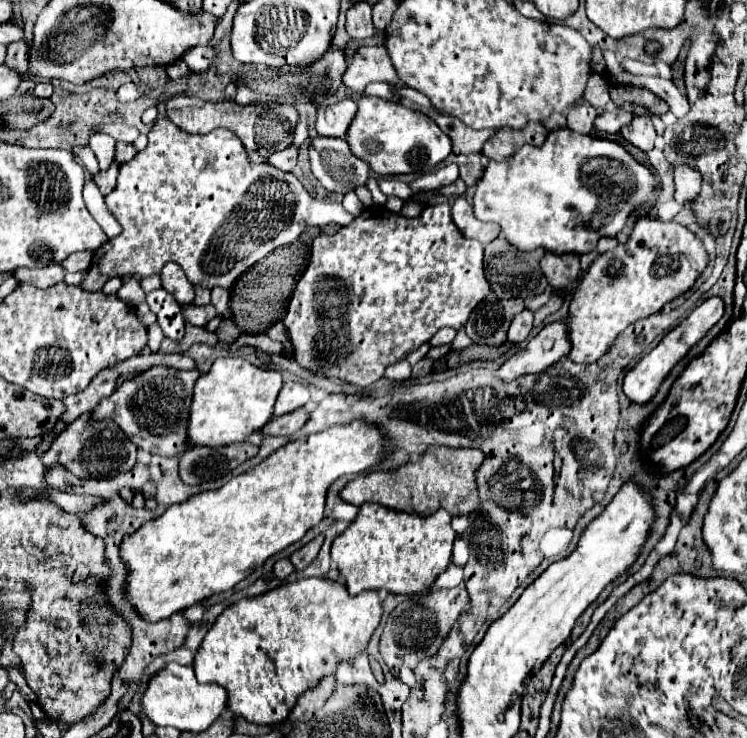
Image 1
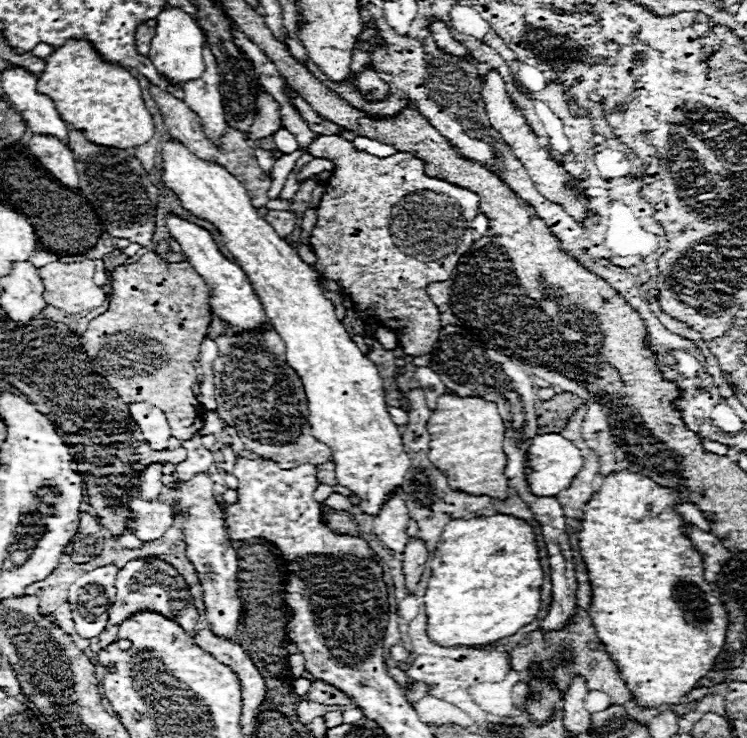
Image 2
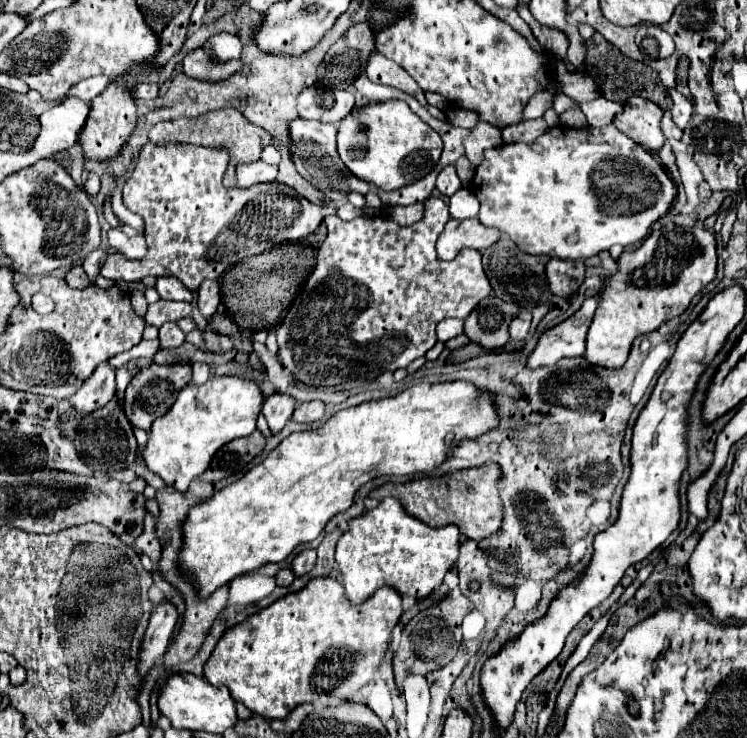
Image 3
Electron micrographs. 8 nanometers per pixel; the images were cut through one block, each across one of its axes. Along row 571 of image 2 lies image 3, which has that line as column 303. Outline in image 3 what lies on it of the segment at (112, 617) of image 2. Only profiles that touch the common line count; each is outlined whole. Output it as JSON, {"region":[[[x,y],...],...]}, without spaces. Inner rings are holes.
{"region":[[[292,120],[290,122],[292,132],[292,158],[296,164],[296,170],[316,188],[320,188],[330,200],[340,202],[348,192],[360,192],[368,194],[370,184],[364,180],[358,180],[350,170],[344,168],[338,150],[336,150],[336,126],[334,124],[318,124],[314,120]]]}

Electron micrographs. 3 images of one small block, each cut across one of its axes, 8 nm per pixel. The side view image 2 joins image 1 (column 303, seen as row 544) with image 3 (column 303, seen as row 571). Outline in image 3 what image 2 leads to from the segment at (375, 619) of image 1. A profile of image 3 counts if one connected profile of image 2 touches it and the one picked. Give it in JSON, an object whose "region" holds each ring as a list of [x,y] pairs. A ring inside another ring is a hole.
{"region":[[[328,576],[312,578],[302,590],[282,596],[268,608],[248,616],[238,626],[226,630],[204,664],[204,678],[212,686],[226,686],[236,702],[242,702],[250,712],[268,720],[282,720],[296,706],[304,702],[312,702],[312,698],[320,694],[330,694],[348,700],[364,684],[372,680],[380,664],[380,658],[388,648],[390,632],[396,626],[400,614],[402,614],[400,596],[392,588],[378,588],[364,604],[354,606],[348,602],[344,594],[344,586],[340,582]],[[332,648],[336,648],[334,658],[328,656],[328,650]],[[344,672],[350,674],[344,676]]]}

